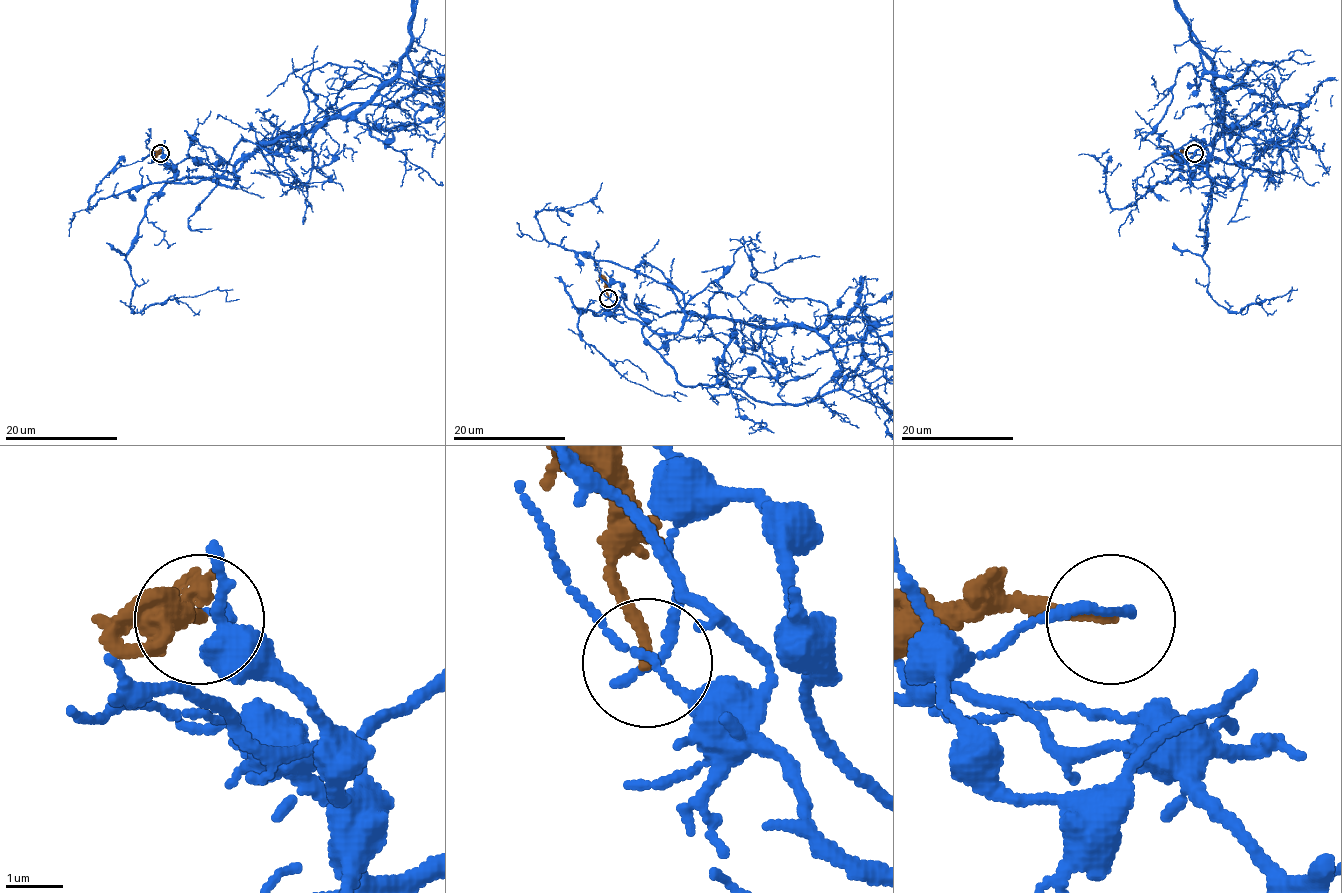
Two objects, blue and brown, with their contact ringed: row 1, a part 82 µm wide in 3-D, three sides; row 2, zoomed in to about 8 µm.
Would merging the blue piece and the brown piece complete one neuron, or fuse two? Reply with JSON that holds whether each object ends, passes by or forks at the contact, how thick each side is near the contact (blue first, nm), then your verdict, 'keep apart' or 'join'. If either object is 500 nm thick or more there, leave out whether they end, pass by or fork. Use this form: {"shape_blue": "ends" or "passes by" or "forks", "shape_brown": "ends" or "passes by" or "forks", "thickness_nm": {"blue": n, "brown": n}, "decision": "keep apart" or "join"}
{"shape_blue": "ends", "shape_brown": "ends", "thickness_nm": {"blue": 200, "brown": 190}, "decision": "keep apart"}

